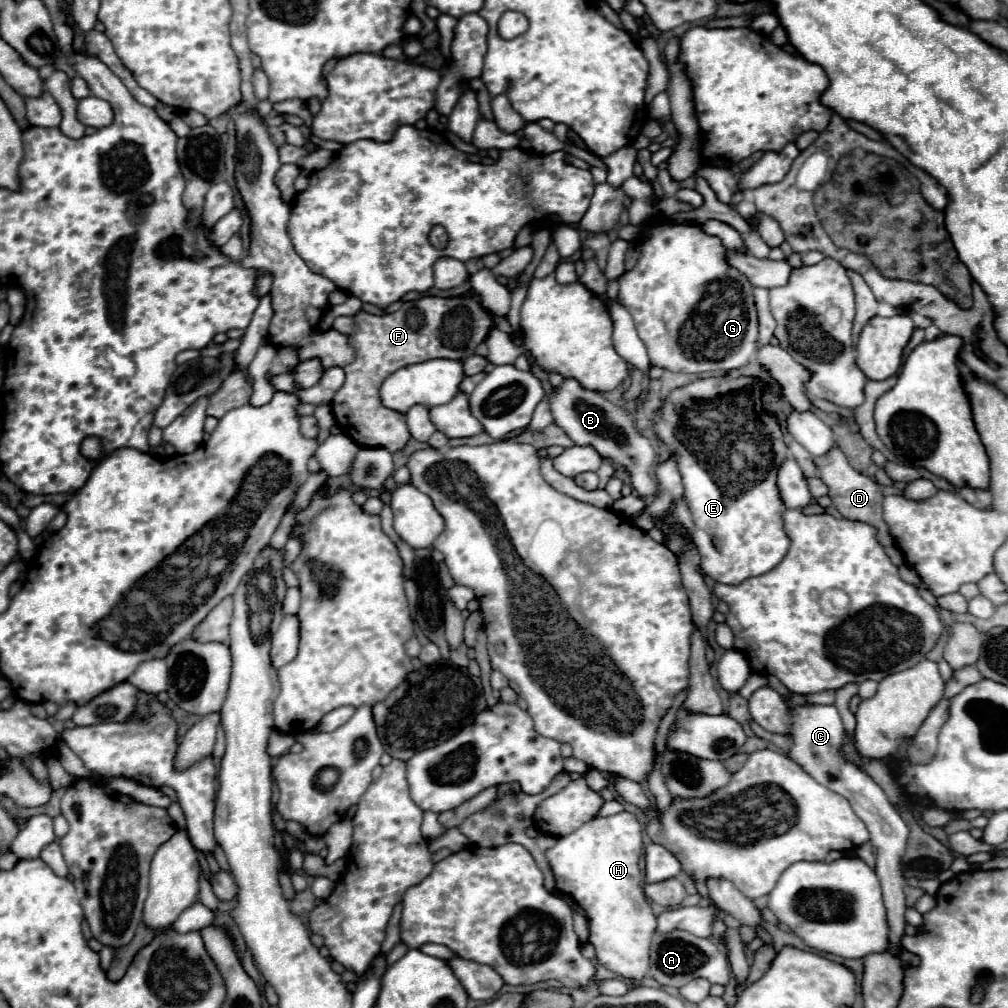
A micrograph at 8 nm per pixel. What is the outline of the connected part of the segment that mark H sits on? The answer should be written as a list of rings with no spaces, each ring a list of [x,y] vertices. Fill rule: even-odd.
[[[621,812],[605,818],[601,816],[593,818],[575,832],[557,838],[555,846],[545,850],[545,858],[555,874],[557,890],[561,894],[571,894],[575,902],[587,912],[589,930],[591,930],[589,942],[597,950],[599,964],[631,980],[641,980],[649,974],[649,944],[657,928],[657,920],[651,912],[651,906],[641,886],[641,870],[639,870],[641,852],[643,852],[643,828],[637,822],[637,818],[629,812]]]

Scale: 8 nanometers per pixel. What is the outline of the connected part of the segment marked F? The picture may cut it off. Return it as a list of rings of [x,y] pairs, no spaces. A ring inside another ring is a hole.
[[[423,296],[419,300],[405,302],[397,312],[383,314],[383,316],[375,316],[375,314],[369,314],[365,310],[359,310],[353,316],[353,322],[357,326],[357,332],[349,336],[349,346],[355,350],[355,360],[349,362],[347,366],[343,366],[345,384],[333,396],[331,410],[333,410],[333,416],[335,416],[335,422],[337,422],[339,430],[345,436],[349,436],[353,442],[357,442],[359,446],[381,446],[381,448],[387,448],[389,452],[397,452],[397,450],[405,448],[411,434],[409,434],[409,428],[405,424],[405,414],[393,412],[391,408],[385,408],[381,404],[379,388],[381,388],[383,380],[387,376],[391,376],[393,372],[397,372],[399,368],[403,368],[403,366],[417,364],[417,362],[427,362],[431,358],[465,360],[473,354],[475,346],[481,344],[487,338],[489,330],[493,328],[493,322],[491,322],[491,316],[487,314],[487,310],[469,296],[461,296],[461,298]]]

